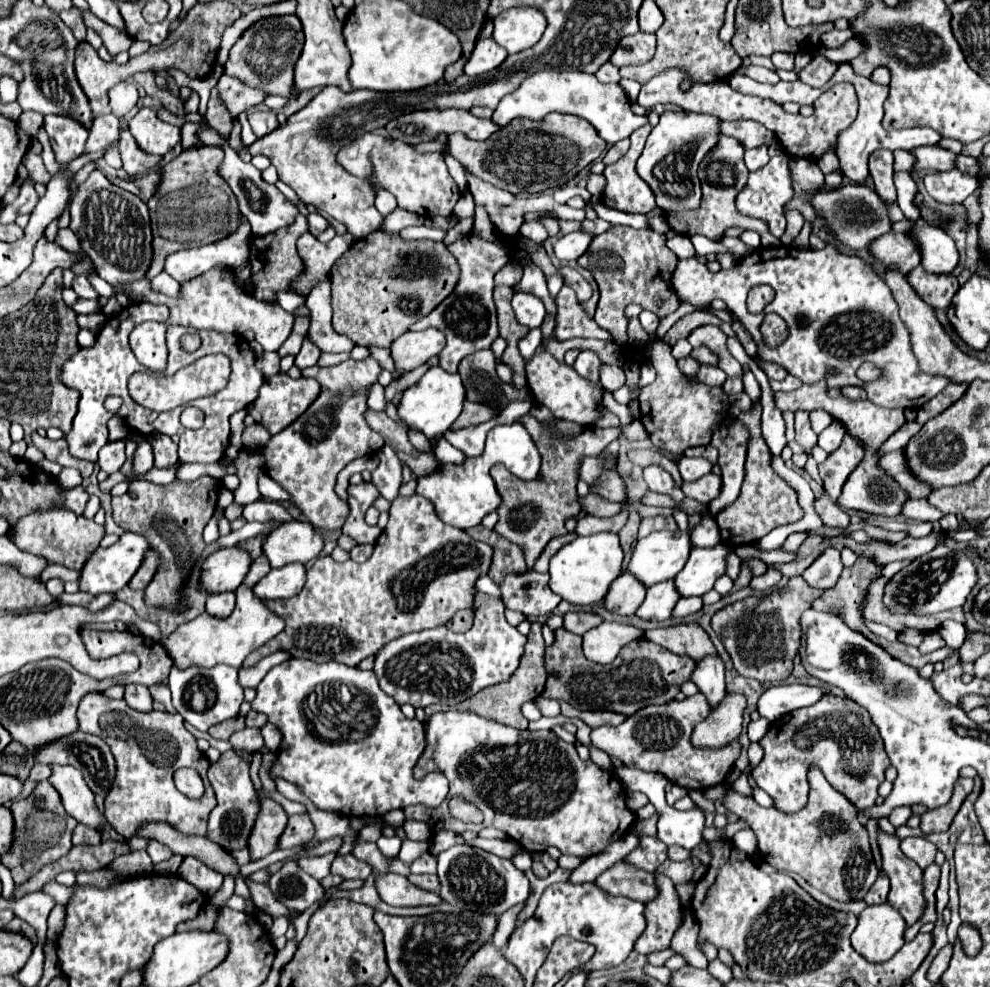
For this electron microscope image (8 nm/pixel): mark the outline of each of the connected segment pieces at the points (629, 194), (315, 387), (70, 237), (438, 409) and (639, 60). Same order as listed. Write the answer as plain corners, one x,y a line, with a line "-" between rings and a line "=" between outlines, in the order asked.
648,124
638,128
630,136
632,146
624,154
624,158
620,158
616,164
606,166
606,170
604,170
606,188
604,188
604,196
602,196
602,202
606,206
624,210
624,212
644,212
644,214
648,214
656,208
654,192
650,192
648,184
636,172
636,160
642,154
642,148
644,148
644,142
646,142
650,130
652,130
652,126
648,126
=
276,374
264,382
258,400
248,406
248,414
274,436
286,426
290,426
316,400
318,394
320,394
320,384
314,378
292,380
288,374
=
70,228
58,230
58,236
56,236
56,244
60,244
62,248
66,248
66,250
70,250
70,252
78,252
78,250
80,250
80,242
78,242
76,234
74,234
=
434,366
414,386
410,386
404,392
398,414
406,422
406,426
420,430
428,438
434,438
434,436
440,436
442,432
446,432
446,428
450,428
452,422
460,416
464,400
466,400
466,390
464,390
460,376
450,374
450,372
442,370
440,366
=
638,32
634,36
626,36
620,40
610,62
618,68
628,64
644,64
654,56
654,50
656,50
656,36

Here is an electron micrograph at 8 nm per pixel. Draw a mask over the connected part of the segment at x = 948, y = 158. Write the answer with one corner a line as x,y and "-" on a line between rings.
926,146
926,148
914,148
910,150
916,158
914,166
912,166
912,174
914,172
922,172
922,170
930,170
930,172
942,172
942,170
952,170
954,168
954,158
956,154
940,148
940,146

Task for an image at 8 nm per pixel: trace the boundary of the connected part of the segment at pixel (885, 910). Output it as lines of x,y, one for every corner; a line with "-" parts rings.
890,902
866,906
858,914
852,946
870,962
890,960
904,946
906,922

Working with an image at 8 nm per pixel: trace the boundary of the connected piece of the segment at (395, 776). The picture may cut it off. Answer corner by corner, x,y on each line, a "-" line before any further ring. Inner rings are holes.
290,658
274,666
258,684
252,710
264,712
282,732
278,760
270,770
270,778
292,782
320,810
340,812
348,818
382,816
410,804
436,808
448,796
449,781
442,772
431,772
424,782
418,782
412,776
412,768
426,748
424,726
416,718
408,720
402,714
396,700
378,688
374,672
364,672
338,662
316,664
312,660
-
324,682
342,682
354,690
354,696
360,694
360,728
356,728
356,734
360,736
356,736
356,740
326,742
308,728
302,702

